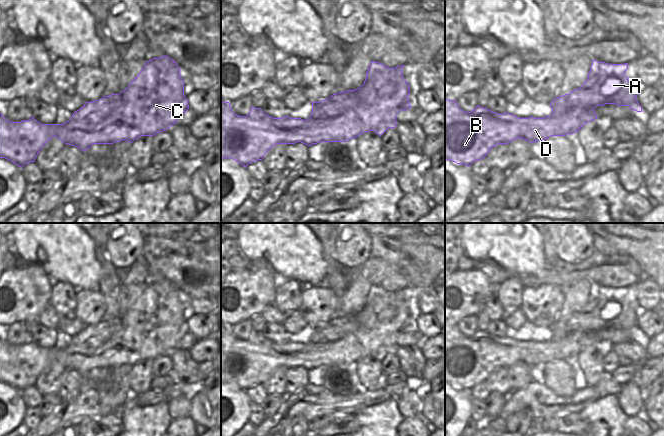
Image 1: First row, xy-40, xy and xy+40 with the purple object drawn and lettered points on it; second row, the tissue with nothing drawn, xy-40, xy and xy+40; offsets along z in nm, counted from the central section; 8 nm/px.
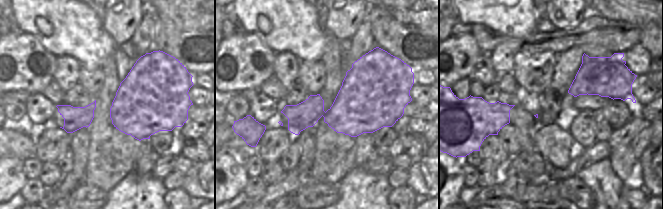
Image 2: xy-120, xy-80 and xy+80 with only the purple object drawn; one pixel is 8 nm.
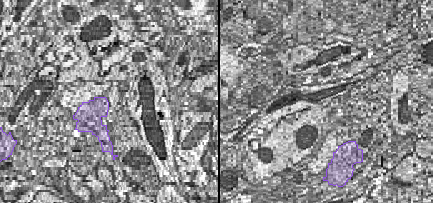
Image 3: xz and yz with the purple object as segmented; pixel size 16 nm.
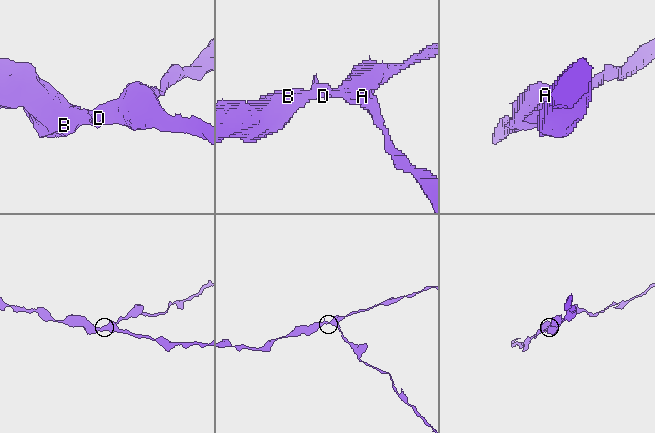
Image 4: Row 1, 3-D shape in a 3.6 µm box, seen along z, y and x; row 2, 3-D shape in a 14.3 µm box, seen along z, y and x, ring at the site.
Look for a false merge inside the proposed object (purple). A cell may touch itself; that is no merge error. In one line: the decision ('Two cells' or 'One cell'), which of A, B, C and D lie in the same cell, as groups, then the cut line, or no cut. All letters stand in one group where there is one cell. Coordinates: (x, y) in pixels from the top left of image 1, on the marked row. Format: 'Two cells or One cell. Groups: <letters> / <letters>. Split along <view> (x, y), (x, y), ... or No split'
Two cells. Groups: A / B C D. Split along xy (396, 83), (390, 95), (364, 99), (359, 94).

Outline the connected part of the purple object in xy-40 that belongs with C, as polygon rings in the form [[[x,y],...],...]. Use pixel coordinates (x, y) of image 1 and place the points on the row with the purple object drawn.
[[[163,55],[147,61],[125,90],[86,102],[63,124],[41,124],[33,116],[29,120],[11,122],[0,113],[0,158],[22,168],[34,162],[42,147],[53,137],[83,152],[93,144],[113,144],[123,140],[132,143],[141,136],[154,136],[166,131],[188,109],[179,66]]]

